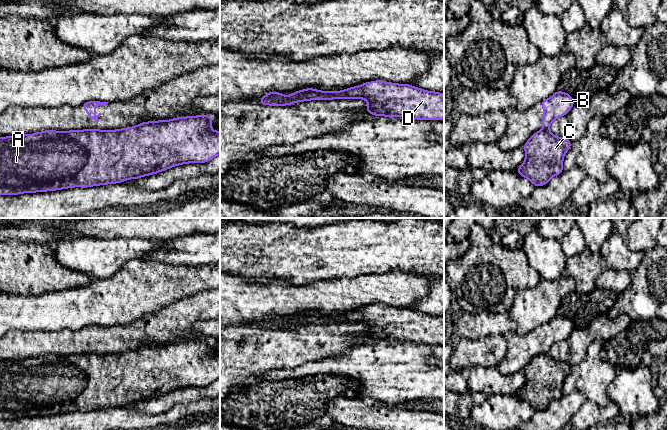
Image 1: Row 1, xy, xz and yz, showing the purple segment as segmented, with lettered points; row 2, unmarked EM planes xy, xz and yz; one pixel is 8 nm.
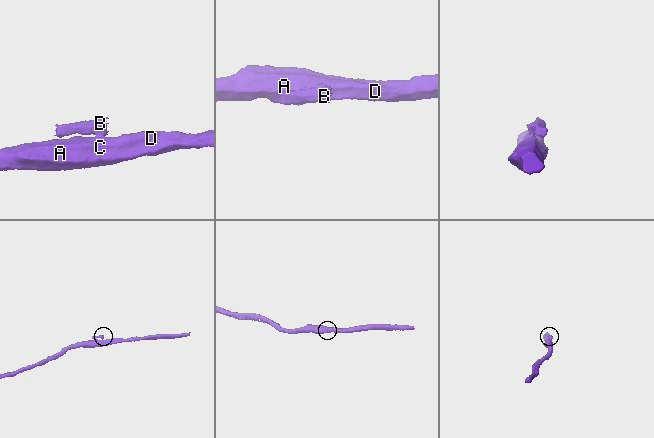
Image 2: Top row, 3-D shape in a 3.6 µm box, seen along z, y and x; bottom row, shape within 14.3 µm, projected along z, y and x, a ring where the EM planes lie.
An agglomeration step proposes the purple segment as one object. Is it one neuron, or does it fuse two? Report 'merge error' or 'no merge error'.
merge error

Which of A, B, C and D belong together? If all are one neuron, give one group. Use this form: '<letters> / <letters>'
A C D / B

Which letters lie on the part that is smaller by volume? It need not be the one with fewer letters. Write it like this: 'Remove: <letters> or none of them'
Remove: B

